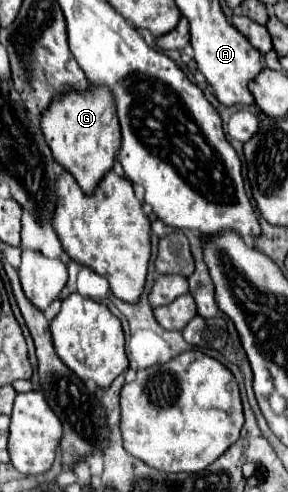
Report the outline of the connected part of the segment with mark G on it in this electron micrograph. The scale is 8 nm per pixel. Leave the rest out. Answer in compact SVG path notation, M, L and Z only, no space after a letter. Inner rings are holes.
M90 85L90 93L66 93L58 105L52 105L42 117L42 133L50 145L54 159L72 173L86 195L92 195L102 177L112 169L120 149L120 125L110 91Z

